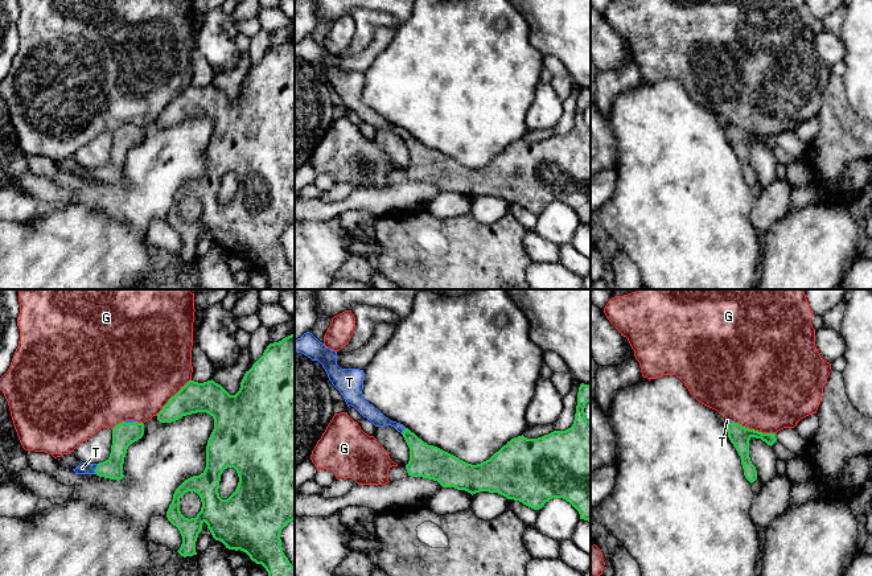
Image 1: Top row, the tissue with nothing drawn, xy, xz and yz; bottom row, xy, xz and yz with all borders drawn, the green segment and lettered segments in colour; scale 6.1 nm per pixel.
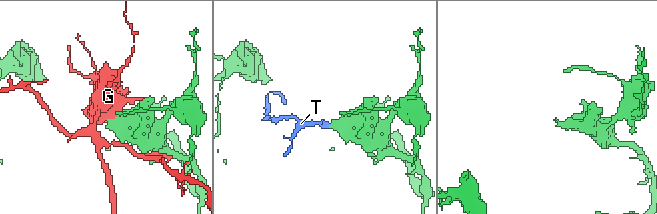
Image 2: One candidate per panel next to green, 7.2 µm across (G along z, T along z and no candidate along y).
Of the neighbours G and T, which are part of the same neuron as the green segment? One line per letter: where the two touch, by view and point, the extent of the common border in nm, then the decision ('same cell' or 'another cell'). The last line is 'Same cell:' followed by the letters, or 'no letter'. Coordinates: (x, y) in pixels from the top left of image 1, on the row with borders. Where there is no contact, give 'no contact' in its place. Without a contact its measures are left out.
G: contact yz (753, 430); length 280 nm; another cell
T: contact xy (95, 469); length 70 nm; same cell
Same cell: T

